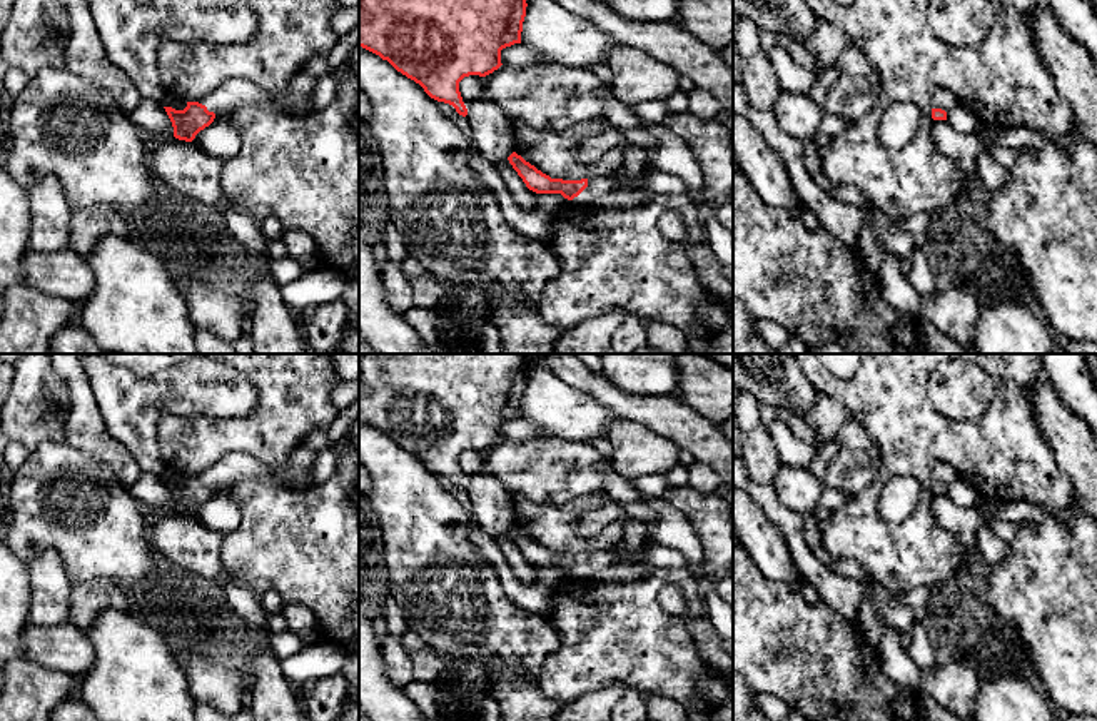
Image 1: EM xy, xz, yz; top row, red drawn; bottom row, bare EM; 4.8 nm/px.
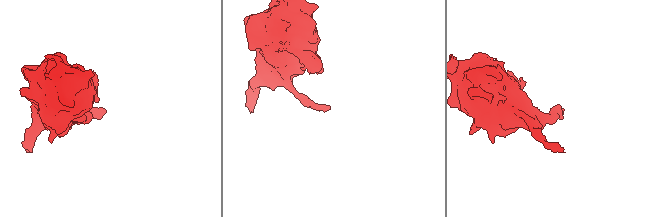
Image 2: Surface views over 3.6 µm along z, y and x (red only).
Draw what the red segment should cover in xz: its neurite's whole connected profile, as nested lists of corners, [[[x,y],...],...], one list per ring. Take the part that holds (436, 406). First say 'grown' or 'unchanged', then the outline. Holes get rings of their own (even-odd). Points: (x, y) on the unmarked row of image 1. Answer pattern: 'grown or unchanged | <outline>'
unchanged | [[[359,354],[359,421],[387,434],[463,491],[459,456],[498,444],[501,424],[521,417],[526,374],[536,354]]]

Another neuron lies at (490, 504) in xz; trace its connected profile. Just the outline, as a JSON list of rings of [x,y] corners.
[[[483,471],[466,482],[473,522],[493,537],[508,532],[514,526],[514,504],[503,484]]]

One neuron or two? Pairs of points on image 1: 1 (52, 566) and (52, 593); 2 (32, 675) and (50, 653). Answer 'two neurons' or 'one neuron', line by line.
1: one neuron
2: two neurons

